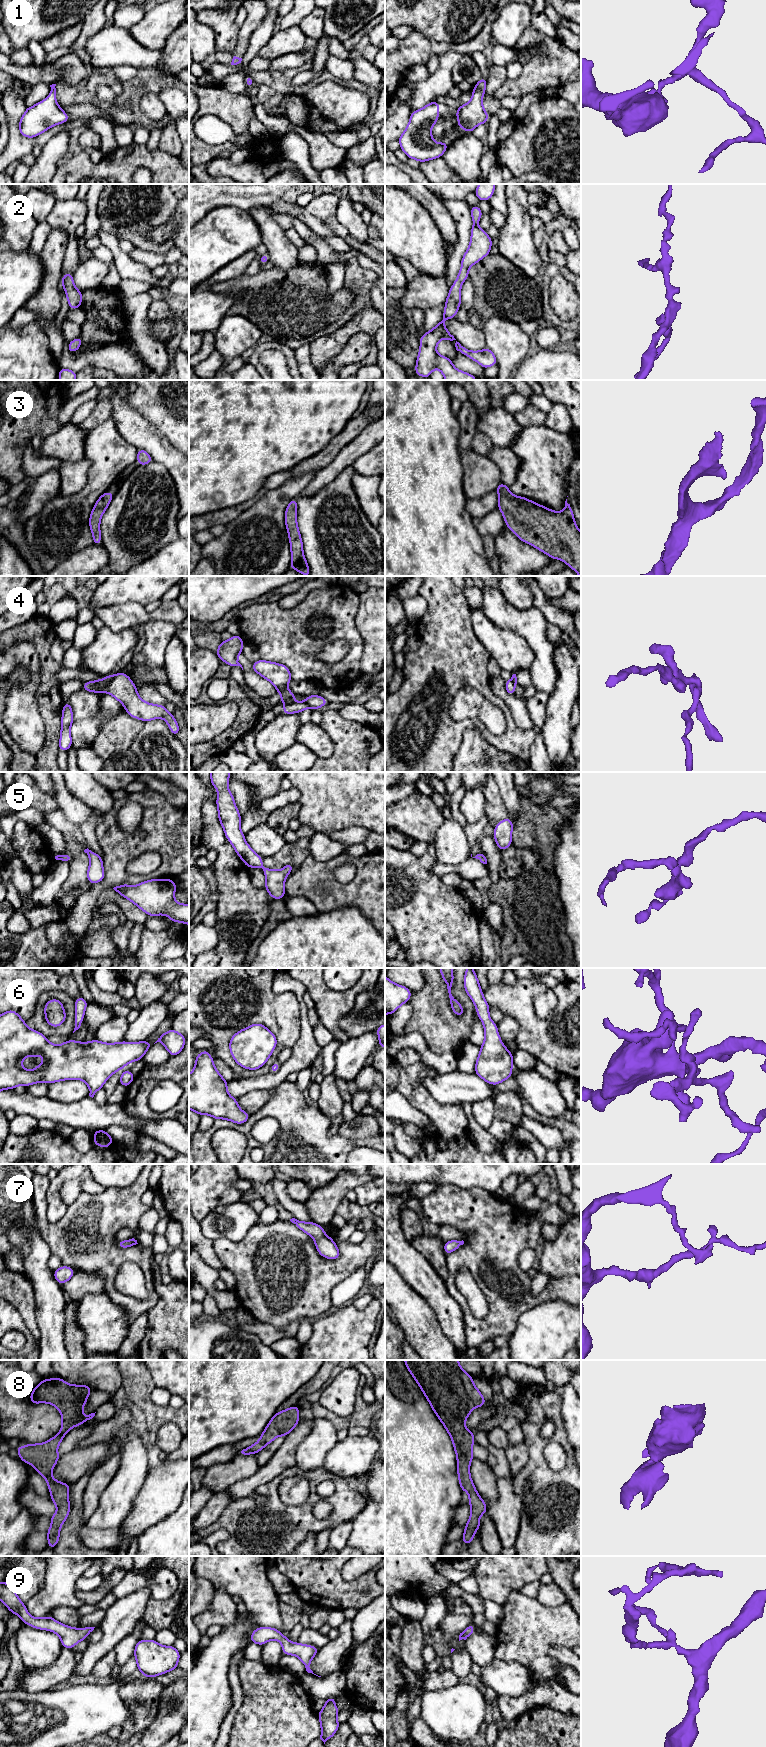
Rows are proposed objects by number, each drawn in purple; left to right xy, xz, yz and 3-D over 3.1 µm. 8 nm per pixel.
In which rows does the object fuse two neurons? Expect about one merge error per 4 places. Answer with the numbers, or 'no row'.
4

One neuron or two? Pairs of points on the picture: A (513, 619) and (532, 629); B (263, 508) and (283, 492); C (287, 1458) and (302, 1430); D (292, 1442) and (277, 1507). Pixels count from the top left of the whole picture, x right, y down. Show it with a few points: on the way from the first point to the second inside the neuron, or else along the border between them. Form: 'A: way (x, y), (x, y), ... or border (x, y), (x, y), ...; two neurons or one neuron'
A: way (518, 621), (527, 624); one neuron
B: way (268, 507), (278, 497); one neuron
C: way (287, 1451), (295, 1437); one neuron
D: border (295, 1464), (266, 1482); two neurons

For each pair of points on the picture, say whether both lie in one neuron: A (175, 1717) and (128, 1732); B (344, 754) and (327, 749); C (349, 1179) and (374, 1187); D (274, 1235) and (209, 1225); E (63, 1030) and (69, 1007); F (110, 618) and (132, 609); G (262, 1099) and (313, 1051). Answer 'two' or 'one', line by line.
A: two
B: two
C: two
D: two
E: one
F: one
G: two

